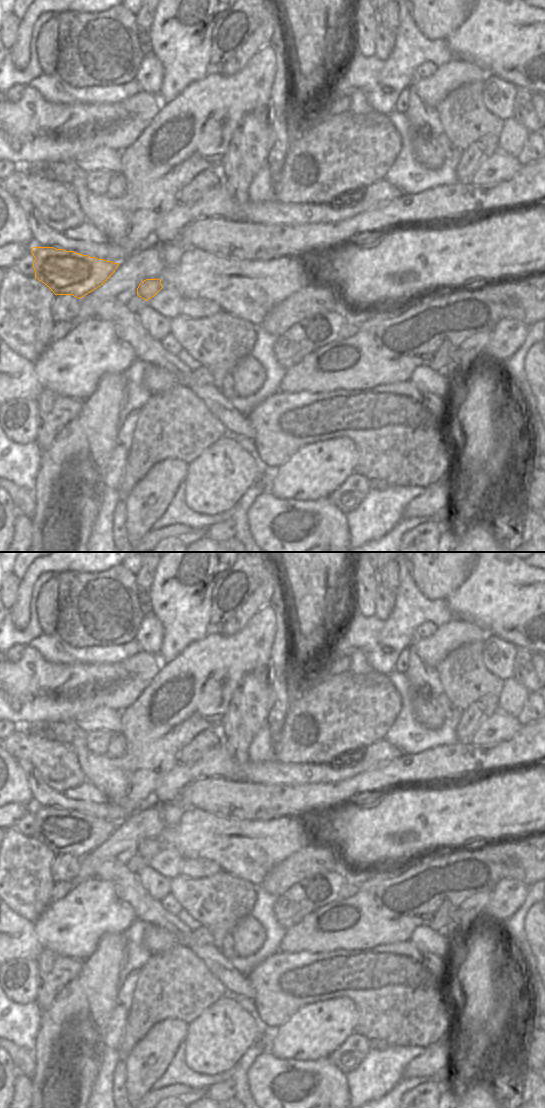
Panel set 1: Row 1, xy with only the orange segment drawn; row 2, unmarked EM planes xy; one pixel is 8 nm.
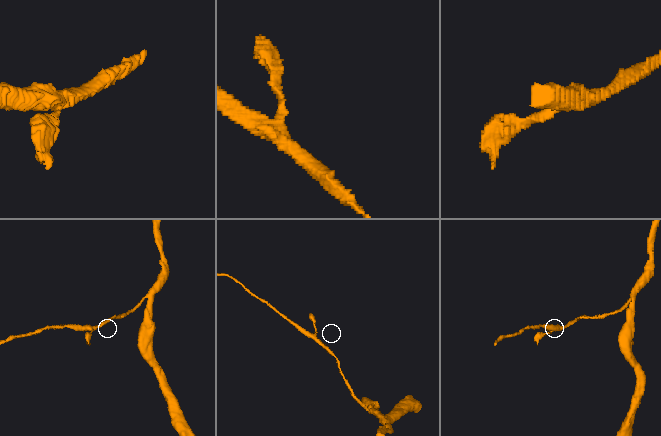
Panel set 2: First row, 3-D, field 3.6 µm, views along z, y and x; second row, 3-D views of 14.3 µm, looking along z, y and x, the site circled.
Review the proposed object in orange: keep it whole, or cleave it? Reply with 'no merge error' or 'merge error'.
merge error

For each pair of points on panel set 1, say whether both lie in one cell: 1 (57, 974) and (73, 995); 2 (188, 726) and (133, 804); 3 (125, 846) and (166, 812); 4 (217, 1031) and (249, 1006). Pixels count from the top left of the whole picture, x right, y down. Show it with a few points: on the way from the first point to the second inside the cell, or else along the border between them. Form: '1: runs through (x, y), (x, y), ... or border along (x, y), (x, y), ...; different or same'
1: border along (81, 968), (59, 992), (51, 1004); different
2: runs through (169, 745), (133, 781), (133, 785); same
3: border along (161, 806), (161, 817), (166, 825); different
4: border along (236, 997), (236, 1000), (254, 1018), (257, 1017); different

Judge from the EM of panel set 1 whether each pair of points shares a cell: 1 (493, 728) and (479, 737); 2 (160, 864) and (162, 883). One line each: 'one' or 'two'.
1: one
2: two

